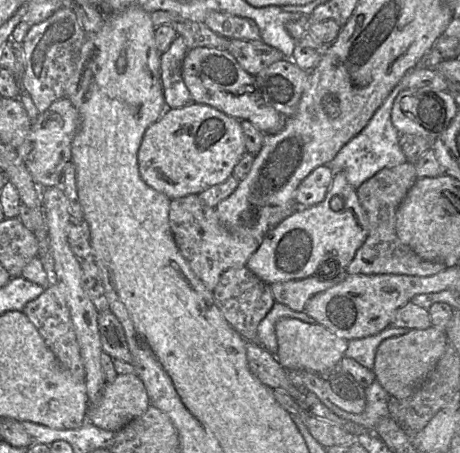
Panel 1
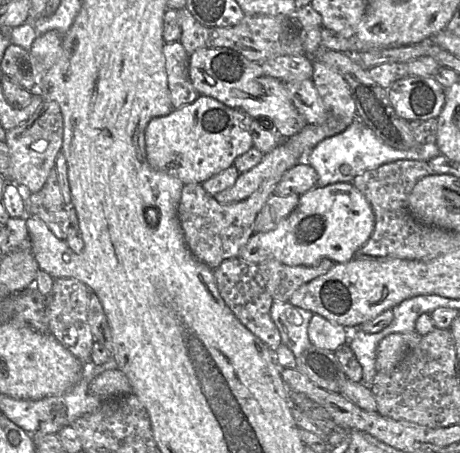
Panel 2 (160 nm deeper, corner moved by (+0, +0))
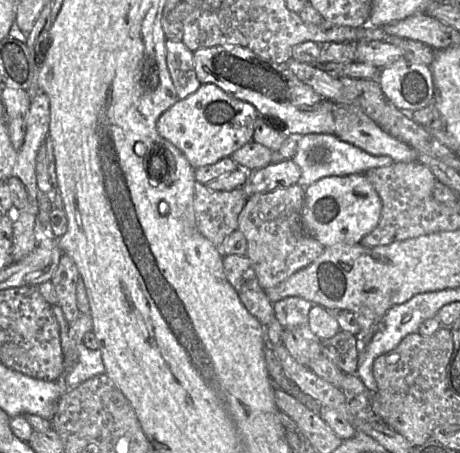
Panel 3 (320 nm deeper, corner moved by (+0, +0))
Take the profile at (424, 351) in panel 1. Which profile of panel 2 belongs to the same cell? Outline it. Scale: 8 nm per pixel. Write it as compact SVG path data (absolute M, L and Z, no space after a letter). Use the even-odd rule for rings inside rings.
M416 331L393 333L383 338L376 350L376 371L390 372L421 339Z

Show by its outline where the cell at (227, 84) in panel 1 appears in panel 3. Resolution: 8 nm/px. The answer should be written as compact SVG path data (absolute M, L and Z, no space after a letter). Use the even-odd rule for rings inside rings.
M221 45L193 52L195 72L201 84L214 84L230 96L253 105L263 116L280 129L286 124L288 135L311 133L334 134L333 104L313 88L299 80L286 64L266 60L238 45Z

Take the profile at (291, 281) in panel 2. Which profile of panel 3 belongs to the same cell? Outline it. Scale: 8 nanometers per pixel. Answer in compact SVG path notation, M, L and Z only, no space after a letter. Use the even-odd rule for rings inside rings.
M299 184L251 196L238 218L238 230L247 240L246 256L251 260L260 286L271 289L295 272L310 265L324 246L310 235L303 224L305 188Z

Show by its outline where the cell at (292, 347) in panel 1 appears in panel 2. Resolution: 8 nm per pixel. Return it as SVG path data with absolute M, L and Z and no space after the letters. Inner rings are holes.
M313 314L307 333L314 346L330 351L335 351L347 342L346 327L331 322L318 314Z

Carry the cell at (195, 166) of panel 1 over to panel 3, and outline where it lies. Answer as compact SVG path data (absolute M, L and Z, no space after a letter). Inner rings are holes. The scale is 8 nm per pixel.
M201 84L196 92L178 100L159 117L157 131L181 150L196 169L231 157L235 151L253 141L257 118L258 111L250 103L230 96L214 84Z

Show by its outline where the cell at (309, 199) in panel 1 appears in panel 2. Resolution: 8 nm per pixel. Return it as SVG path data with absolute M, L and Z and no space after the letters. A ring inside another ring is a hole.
M300 162L289 169L275 187L274 193L280 196L303 195L317 186L318 174L306 162Z

